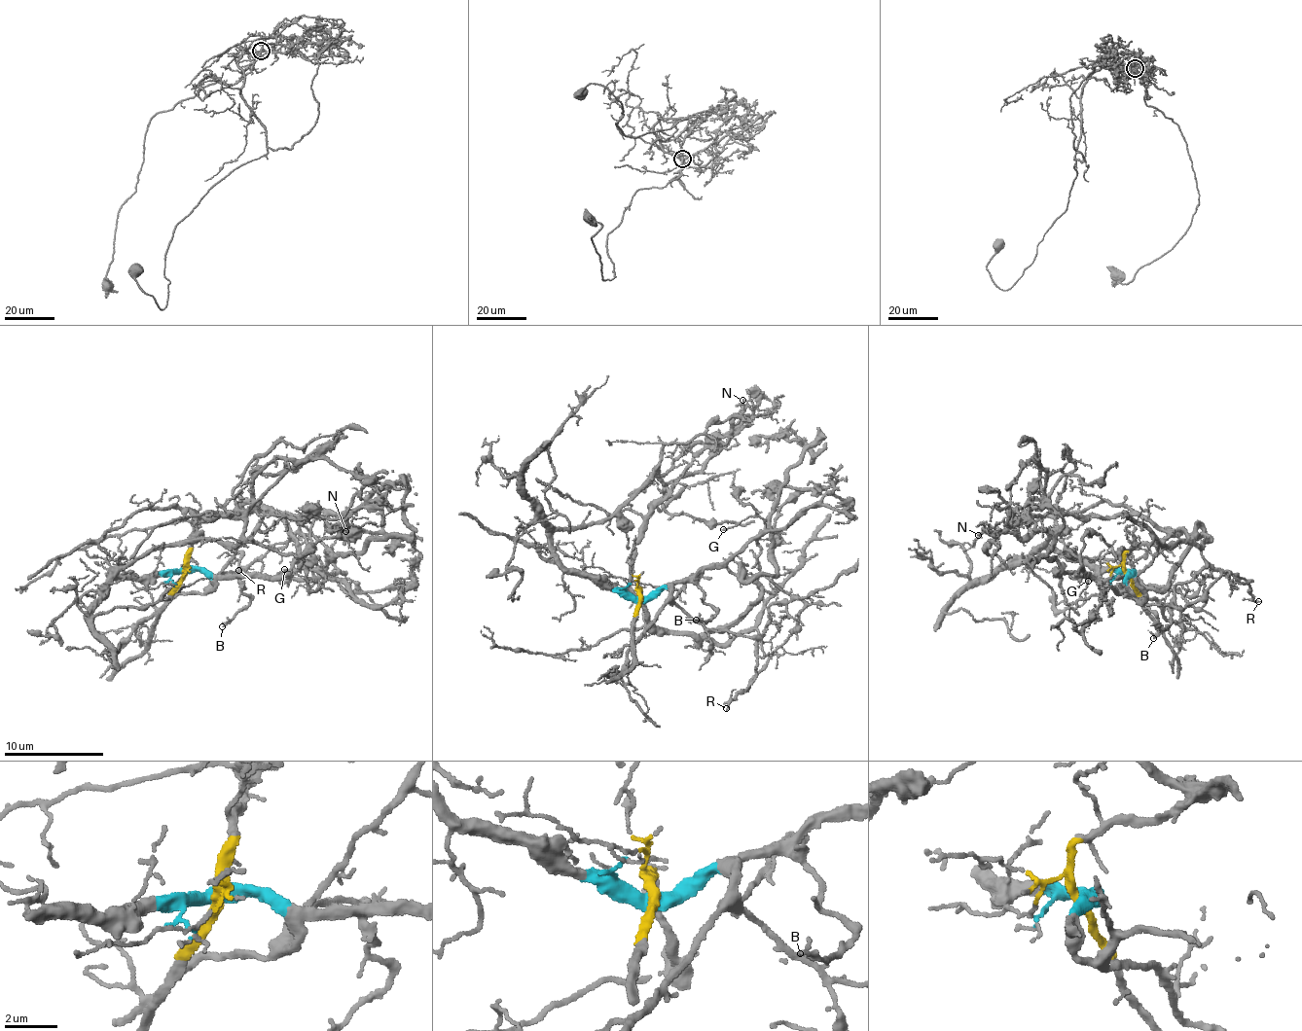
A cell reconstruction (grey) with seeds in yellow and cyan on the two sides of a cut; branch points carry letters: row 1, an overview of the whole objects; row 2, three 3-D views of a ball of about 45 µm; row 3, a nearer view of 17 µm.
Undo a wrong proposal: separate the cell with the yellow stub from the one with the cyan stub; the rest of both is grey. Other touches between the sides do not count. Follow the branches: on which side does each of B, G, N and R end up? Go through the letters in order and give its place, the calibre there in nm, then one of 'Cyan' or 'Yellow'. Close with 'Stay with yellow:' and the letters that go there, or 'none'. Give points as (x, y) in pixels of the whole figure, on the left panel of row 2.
B: Place: (222, 626). Thickness 220 nm. Cyan
G: Place: (284, 569). Thickness 130 nm. Cyan
N: Place: (345, 531). Thickness 150 nm. Yellow
R: Place: (238, 570). Thickness 140 nm. Yellow
Stay with yellow: N, R

